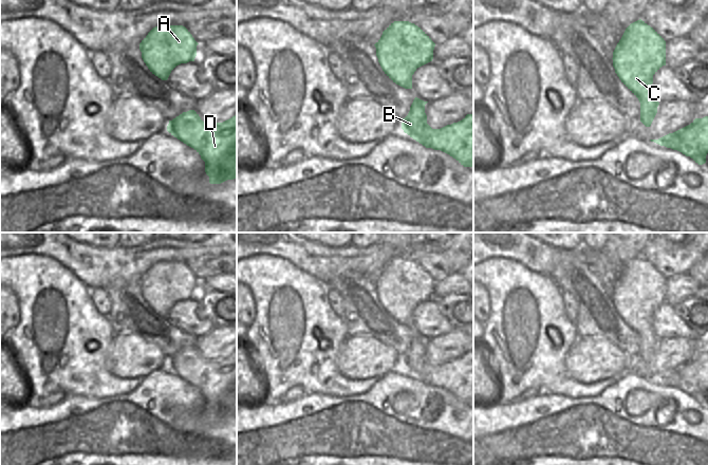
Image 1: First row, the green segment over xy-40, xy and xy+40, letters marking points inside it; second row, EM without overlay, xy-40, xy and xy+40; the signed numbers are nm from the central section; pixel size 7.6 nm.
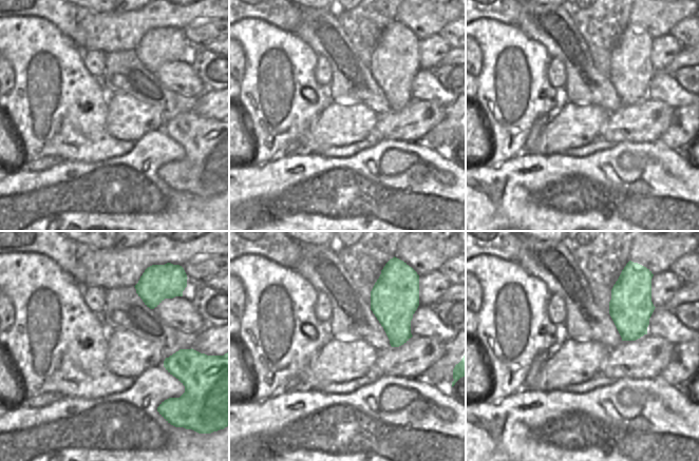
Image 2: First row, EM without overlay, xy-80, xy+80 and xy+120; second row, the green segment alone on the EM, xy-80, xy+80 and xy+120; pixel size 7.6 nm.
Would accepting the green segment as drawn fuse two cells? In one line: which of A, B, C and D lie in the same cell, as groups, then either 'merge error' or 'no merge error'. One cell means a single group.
groups A B C D; no merge error

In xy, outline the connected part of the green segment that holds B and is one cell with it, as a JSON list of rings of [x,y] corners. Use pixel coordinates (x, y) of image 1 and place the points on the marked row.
[[[414,98],[408,115],[402,118],[404,132],[426,148],[441,150],[464,167],[473,167],[473,114],[441,129],[432,129],[427,124],[427,103]]]

